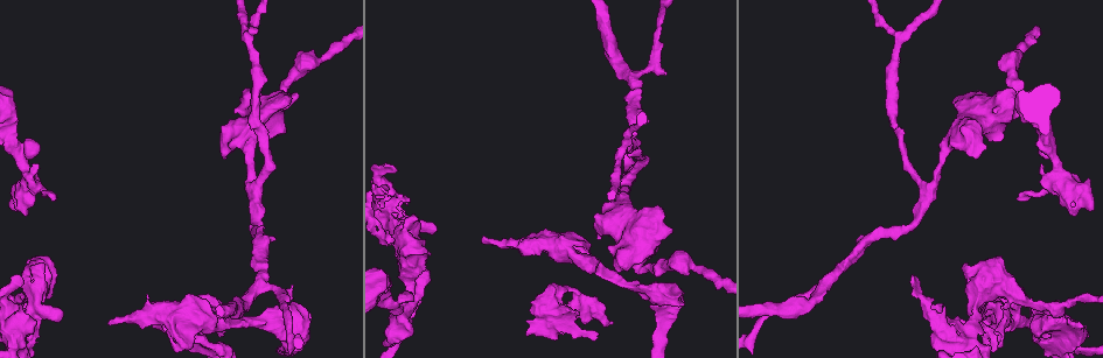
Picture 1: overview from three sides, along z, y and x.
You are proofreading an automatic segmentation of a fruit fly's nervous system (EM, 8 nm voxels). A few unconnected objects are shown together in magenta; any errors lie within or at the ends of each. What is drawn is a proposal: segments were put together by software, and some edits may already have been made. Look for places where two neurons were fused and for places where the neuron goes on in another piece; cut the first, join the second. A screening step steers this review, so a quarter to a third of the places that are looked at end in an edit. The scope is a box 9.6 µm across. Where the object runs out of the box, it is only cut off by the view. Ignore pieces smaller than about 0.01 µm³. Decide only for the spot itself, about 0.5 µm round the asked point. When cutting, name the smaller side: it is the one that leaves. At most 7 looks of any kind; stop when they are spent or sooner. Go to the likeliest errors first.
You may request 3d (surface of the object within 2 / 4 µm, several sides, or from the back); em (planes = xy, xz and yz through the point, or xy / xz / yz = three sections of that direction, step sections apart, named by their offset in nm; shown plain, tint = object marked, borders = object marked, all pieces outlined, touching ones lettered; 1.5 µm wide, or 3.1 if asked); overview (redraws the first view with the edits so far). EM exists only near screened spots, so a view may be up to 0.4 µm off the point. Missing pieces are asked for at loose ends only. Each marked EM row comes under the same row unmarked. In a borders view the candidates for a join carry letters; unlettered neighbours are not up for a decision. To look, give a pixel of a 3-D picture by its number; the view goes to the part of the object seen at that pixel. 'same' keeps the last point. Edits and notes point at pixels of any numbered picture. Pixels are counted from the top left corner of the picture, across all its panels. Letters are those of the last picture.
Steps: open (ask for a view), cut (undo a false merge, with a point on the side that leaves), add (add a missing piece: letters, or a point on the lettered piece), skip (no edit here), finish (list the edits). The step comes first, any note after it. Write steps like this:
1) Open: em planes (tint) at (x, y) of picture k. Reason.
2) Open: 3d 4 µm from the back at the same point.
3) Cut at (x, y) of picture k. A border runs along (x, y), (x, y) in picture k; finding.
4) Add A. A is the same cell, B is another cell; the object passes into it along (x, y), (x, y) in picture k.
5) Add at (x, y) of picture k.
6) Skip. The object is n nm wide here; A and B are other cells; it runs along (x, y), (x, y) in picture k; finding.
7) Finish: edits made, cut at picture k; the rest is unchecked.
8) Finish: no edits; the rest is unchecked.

Open: 3d 4 µm at (1018, 197) of picture 1. An open end.

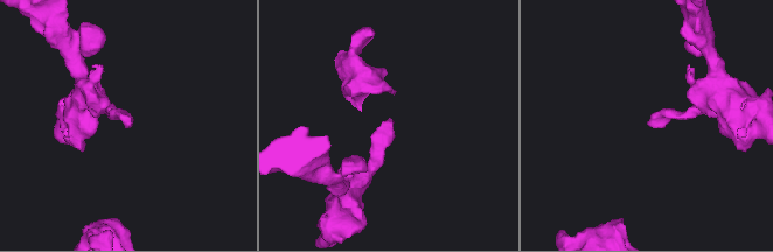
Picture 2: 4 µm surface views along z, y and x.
Open: em yz step 4 (borders) at (125, 124) of picture 2. Need the tissue.

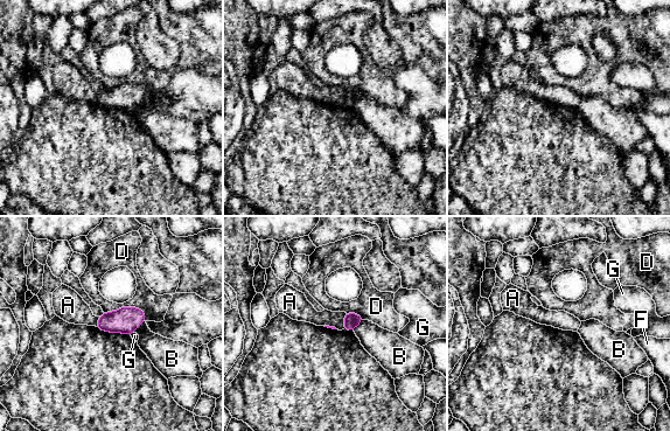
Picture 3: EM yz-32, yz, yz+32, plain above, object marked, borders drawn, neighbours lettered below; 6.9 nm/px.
Open: em planes (borders) at the same point. Another direction.

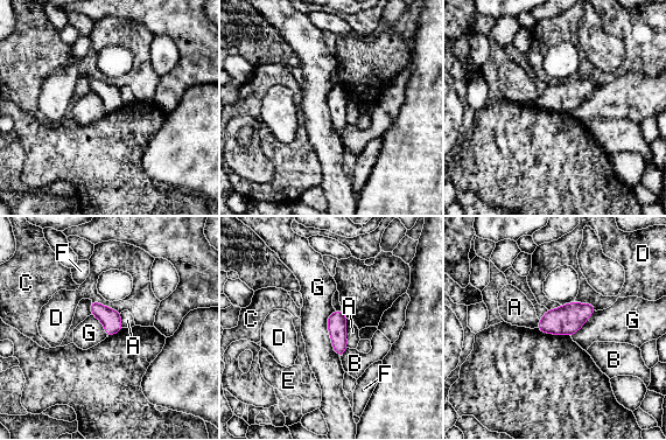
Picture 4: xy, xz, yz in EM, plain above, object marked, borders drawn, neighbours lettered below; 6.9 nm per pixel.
Skip. A, B, C, D, E, F and G are other cells; a border runs along (334, 309), (327, 330), (339, 358) in picture 4; no lettered piece goes on from it.

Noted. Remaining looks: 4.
Open: em planes (borders) at (1022, 303) of picture 1. Sudden change in width.

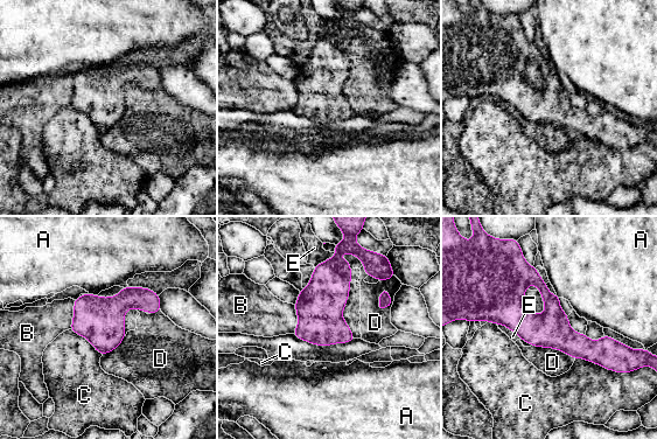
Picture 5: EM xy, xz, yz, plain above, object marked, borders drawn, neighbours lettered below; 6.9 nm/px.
Skip. The object is 260 nm wide here; A, B, C, D and E are other cells; continuous, no second neuron.

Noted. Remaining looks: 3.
Open: em planes (tint) at (110, 324) of picture 1. Branch stops here.

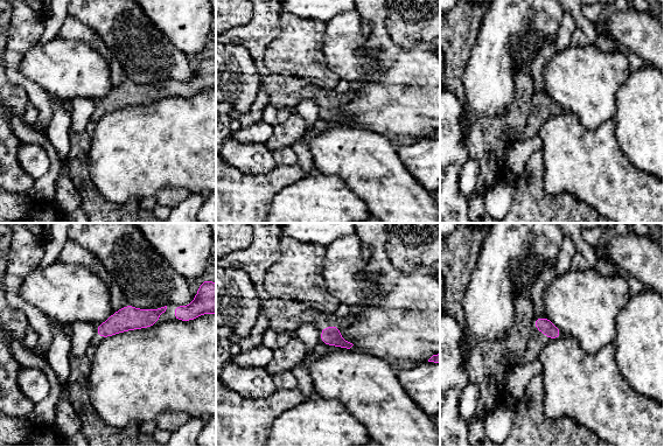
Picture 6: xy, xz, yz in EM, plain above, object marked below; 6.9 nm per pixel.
Open: em planes (borders) at the same point. See the neighbours.

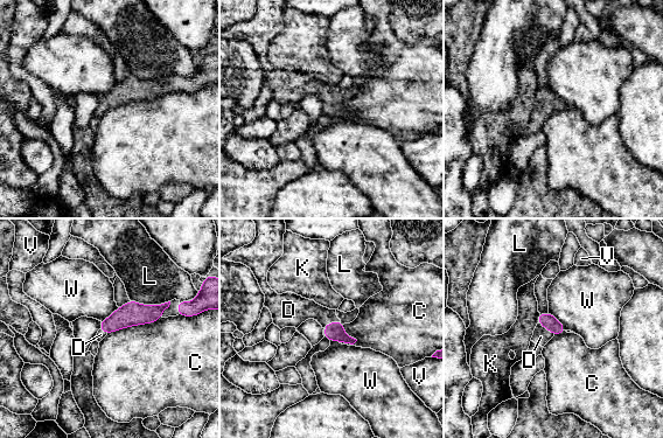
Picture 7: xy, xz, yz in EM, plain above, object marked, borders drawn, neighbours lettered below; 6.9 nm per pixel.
Add D. D is the same cell, C, K, L, V and W are other cells; the neuron continues.

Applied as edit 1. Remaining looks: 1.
Finish: edits made, add at picture 7; the rest is unchecked.

